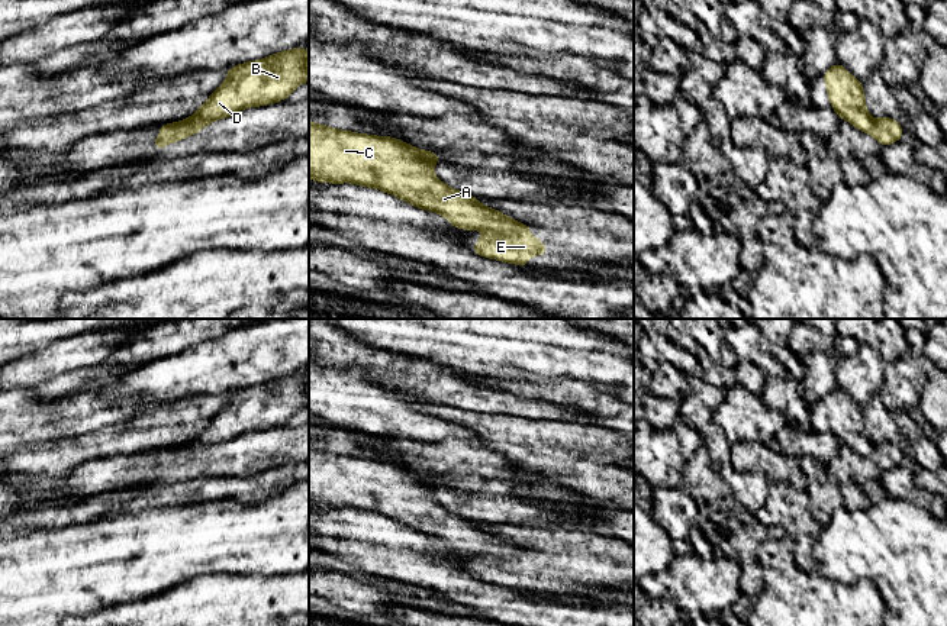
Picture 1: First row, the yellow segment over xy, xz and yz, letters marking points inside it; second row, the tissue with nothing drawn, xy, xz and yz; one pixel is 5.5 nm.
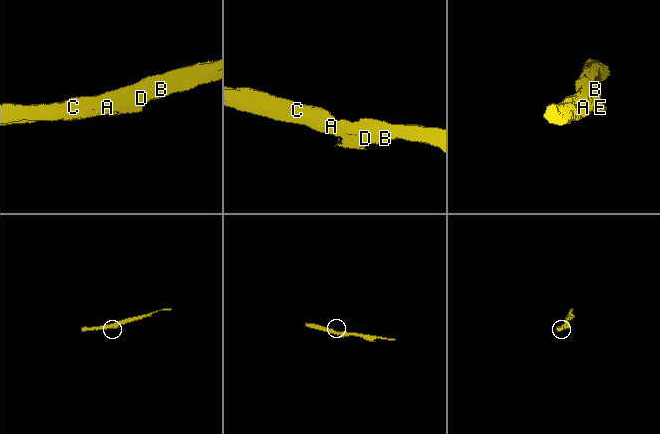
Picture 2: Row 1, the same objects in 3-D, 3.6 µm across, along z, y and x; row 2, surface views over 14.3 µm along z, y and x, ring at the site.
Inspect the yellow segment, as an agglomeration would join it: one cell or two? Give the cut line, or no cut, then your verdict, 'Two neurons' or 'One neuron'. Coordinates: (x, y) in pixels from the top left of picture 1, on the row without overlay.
Split along xz (485, 554), (518, 555), (524, 560). Two neurons

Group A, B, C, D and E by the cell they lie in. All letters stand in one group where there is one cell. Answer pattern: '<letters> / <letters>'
A B C D / E

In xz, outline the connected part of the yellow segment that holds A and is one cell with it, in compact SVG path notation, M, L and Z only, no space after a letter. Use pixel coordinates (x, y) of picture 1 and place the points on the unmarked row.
M309 446L309 501L316 507L354 507L377 513L415 532L439 538L464 555L492 554L525 559L534 552L444 509L432 496L441 483L394 462Z

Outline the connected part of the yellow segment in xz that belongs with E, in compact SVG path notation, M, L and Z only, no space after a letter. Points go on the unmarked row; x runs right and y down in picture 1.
M492 554L484 555L484 561L477 564L471 575L484 583L525 591L529 591L528 584L532 580L547 580L550 577L534 559Z

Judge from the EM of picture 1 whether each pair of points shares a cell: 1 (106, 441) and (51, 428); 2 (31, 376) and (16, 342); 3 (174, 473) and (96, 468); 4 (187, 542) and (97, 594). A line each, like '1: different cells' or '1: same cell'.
1: different cells
2: different cells
3: same cell
4: same cell

